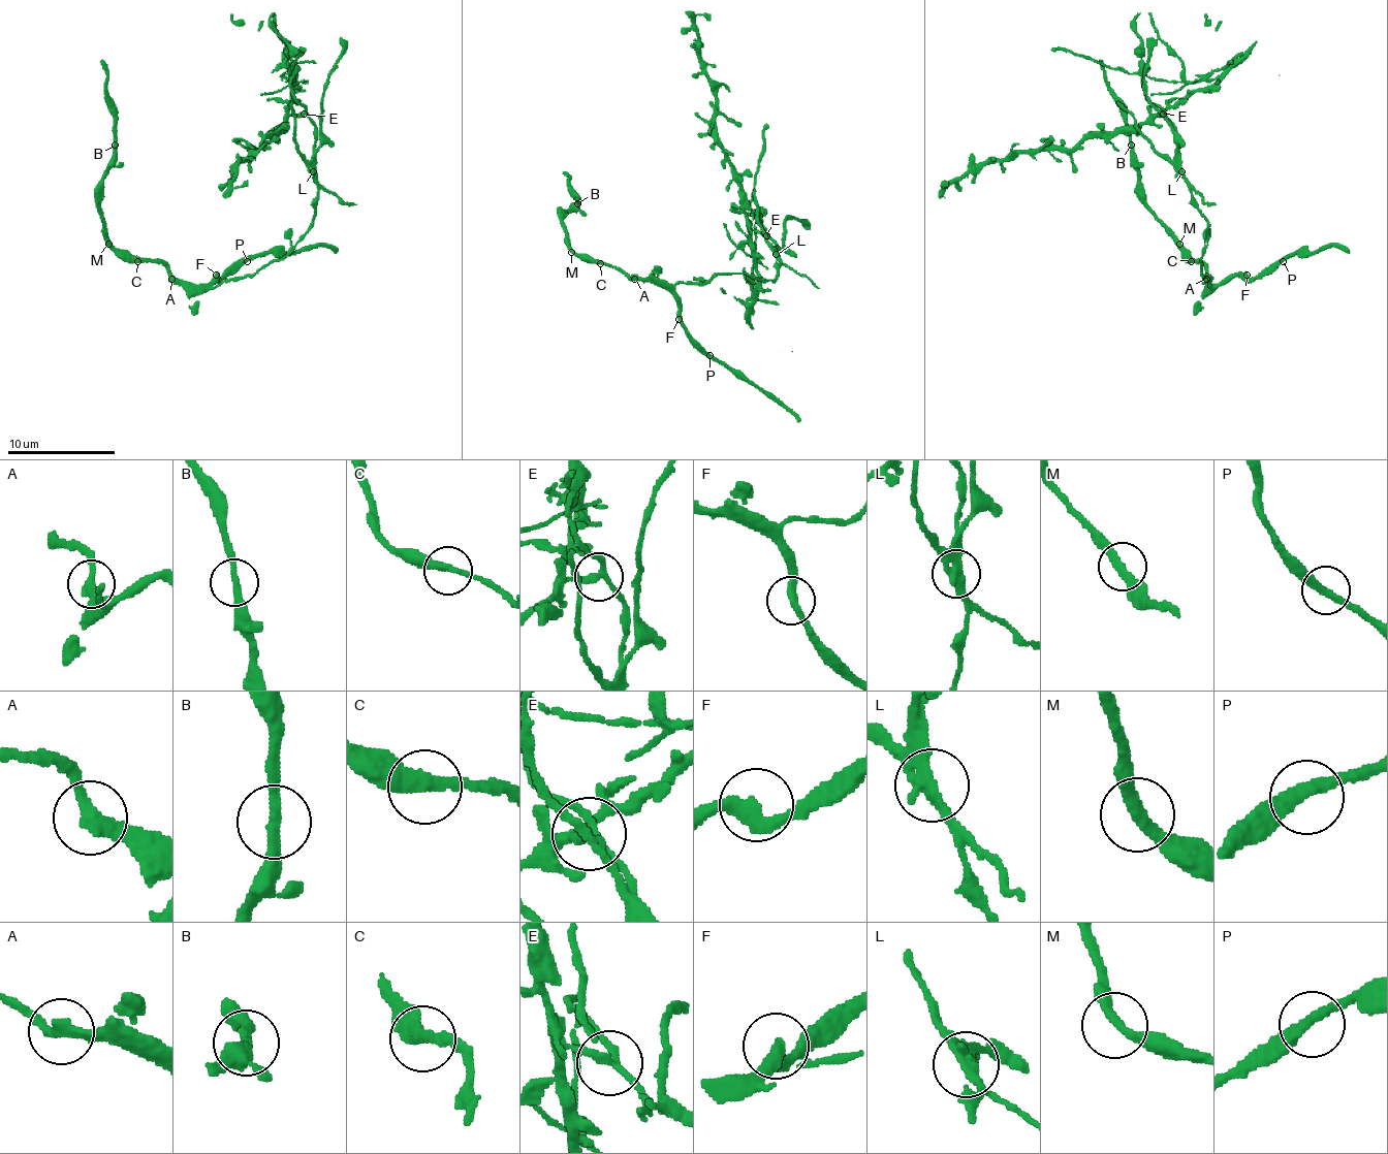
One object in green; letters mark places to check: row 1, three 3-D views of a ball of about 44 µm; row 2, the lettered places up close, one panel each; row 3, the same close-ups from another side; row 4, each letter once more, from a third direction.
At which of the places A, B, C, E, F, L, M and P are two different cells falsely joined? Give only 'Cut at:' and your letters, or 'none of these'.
Cut at: E, L

